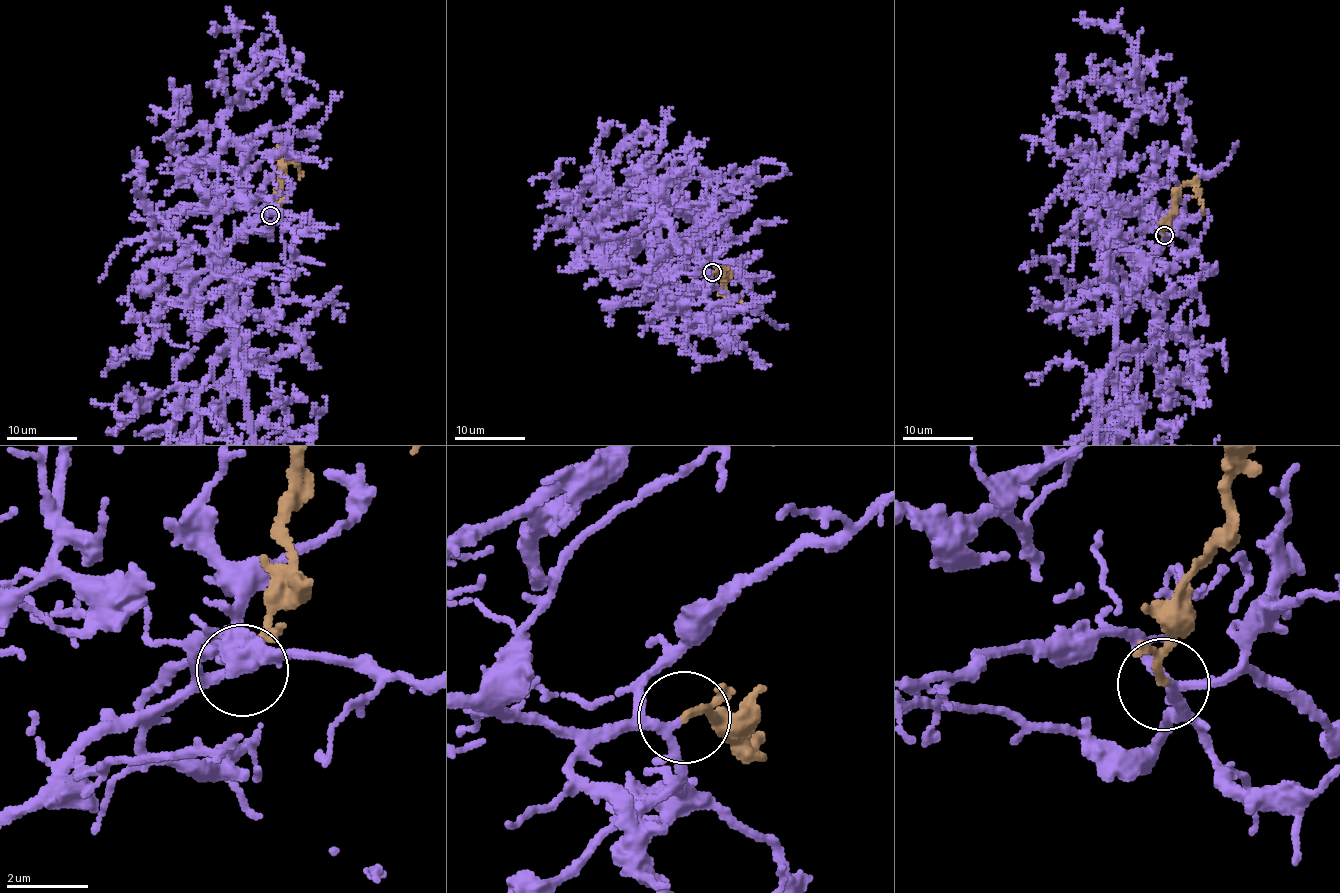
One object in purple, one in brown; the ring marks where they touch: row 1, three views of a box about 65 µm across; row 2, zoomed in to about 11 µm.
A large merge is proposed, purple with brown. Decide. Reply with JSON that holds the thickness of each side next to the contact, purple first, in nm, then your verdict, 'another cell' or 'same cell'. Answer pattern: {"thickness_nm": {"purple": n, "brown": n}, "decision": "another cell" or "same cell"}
{"thickness_nm": {"purple": 150, "brown": 140}, "decision": "same cell"}

